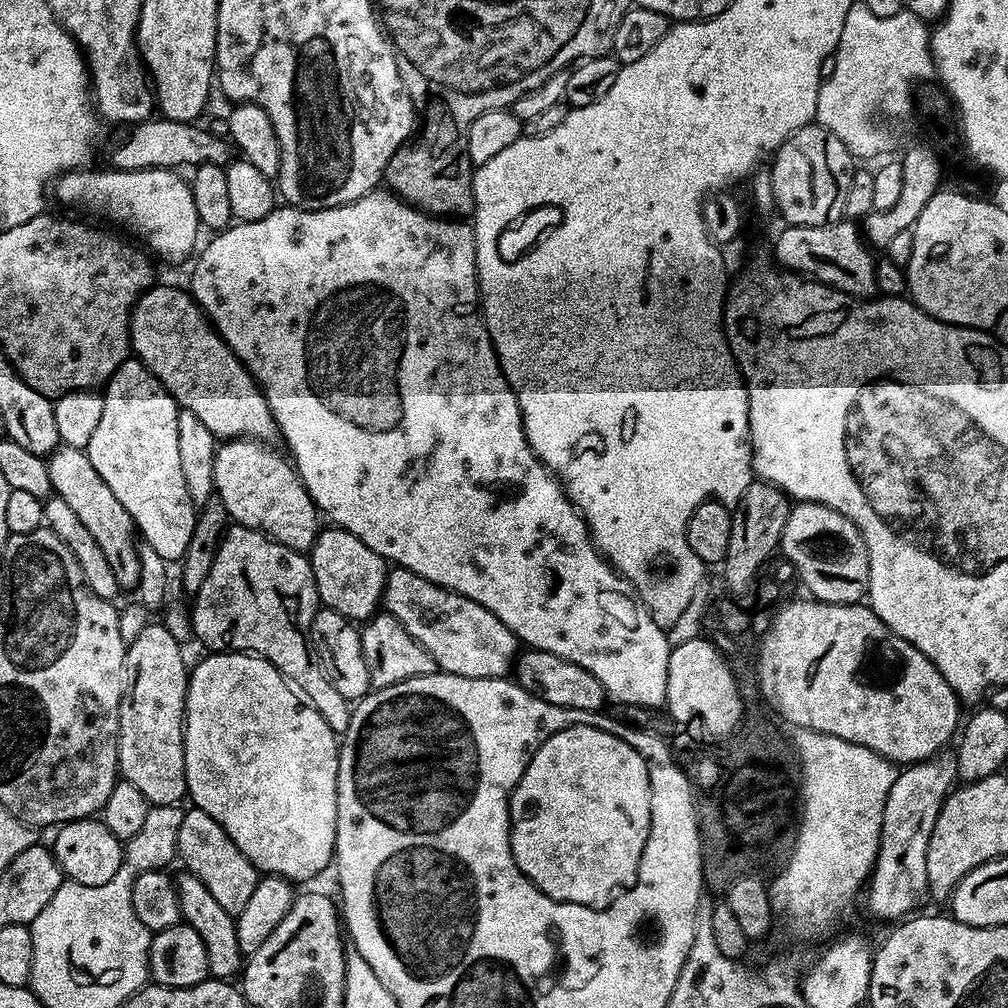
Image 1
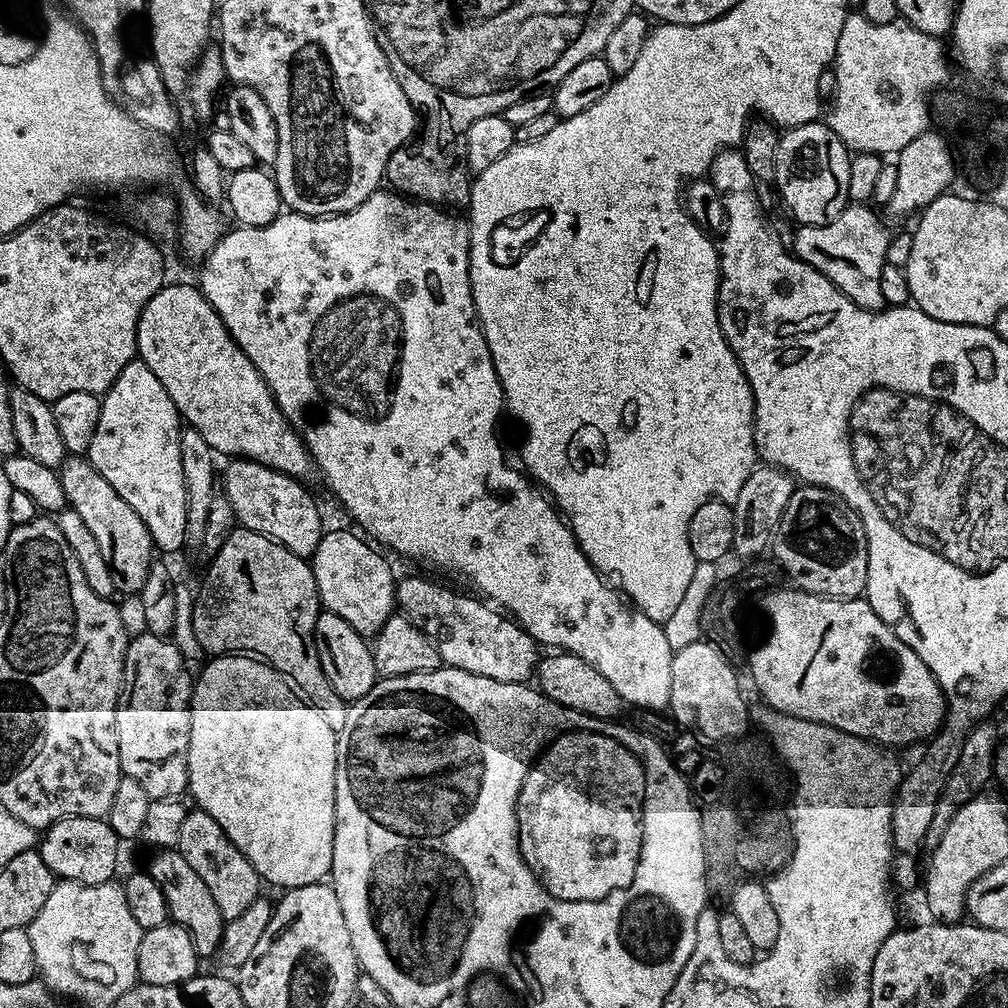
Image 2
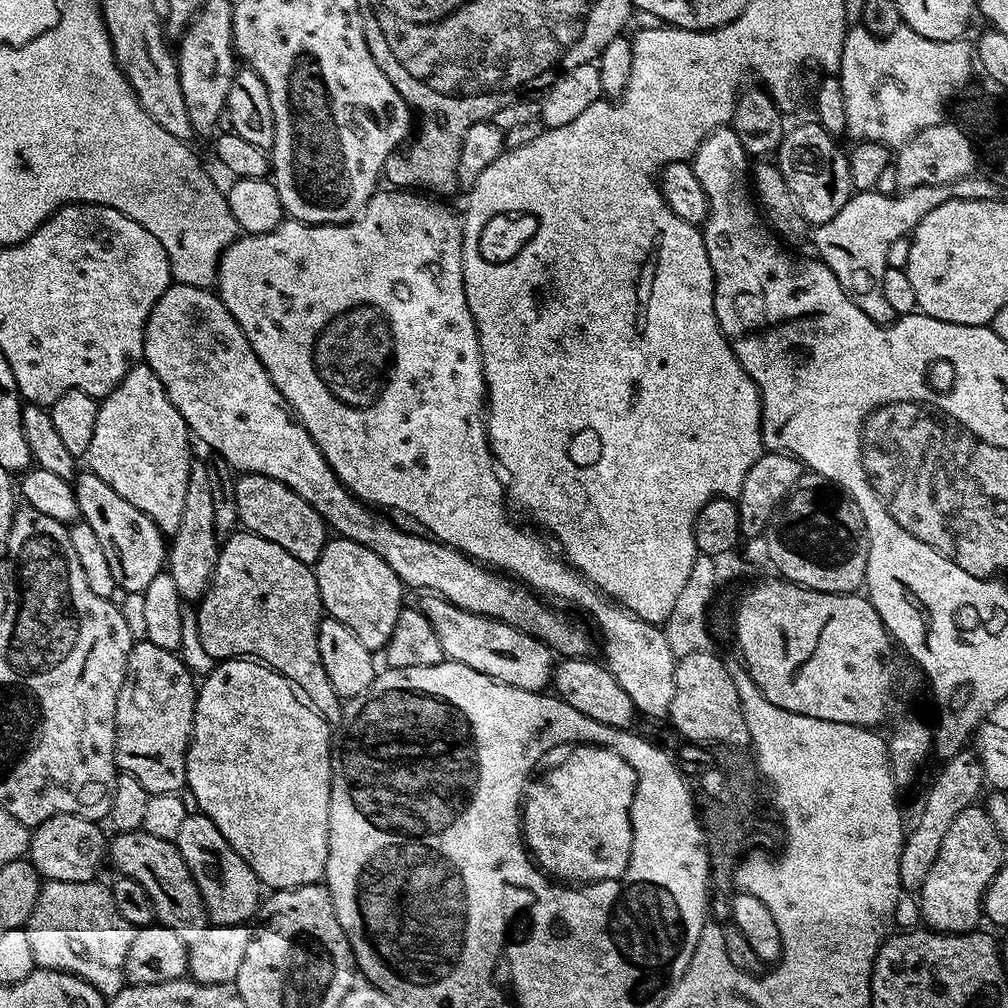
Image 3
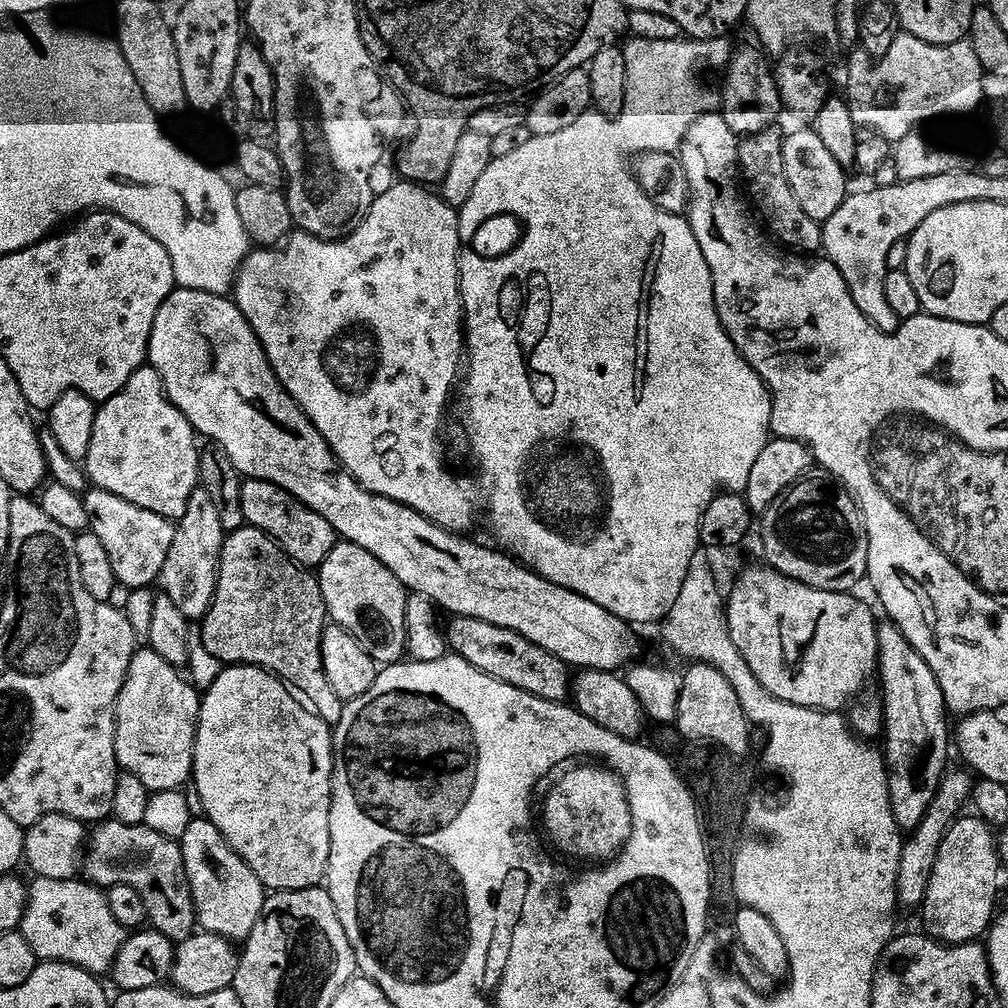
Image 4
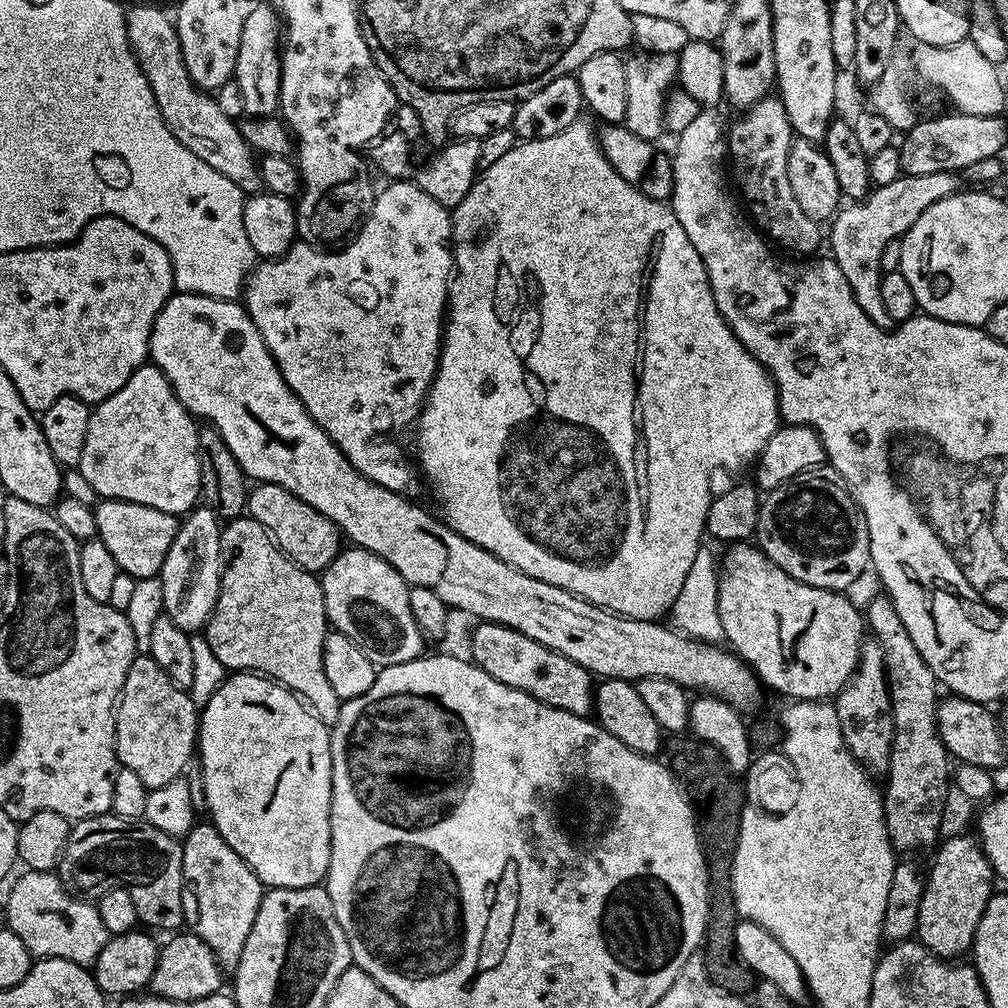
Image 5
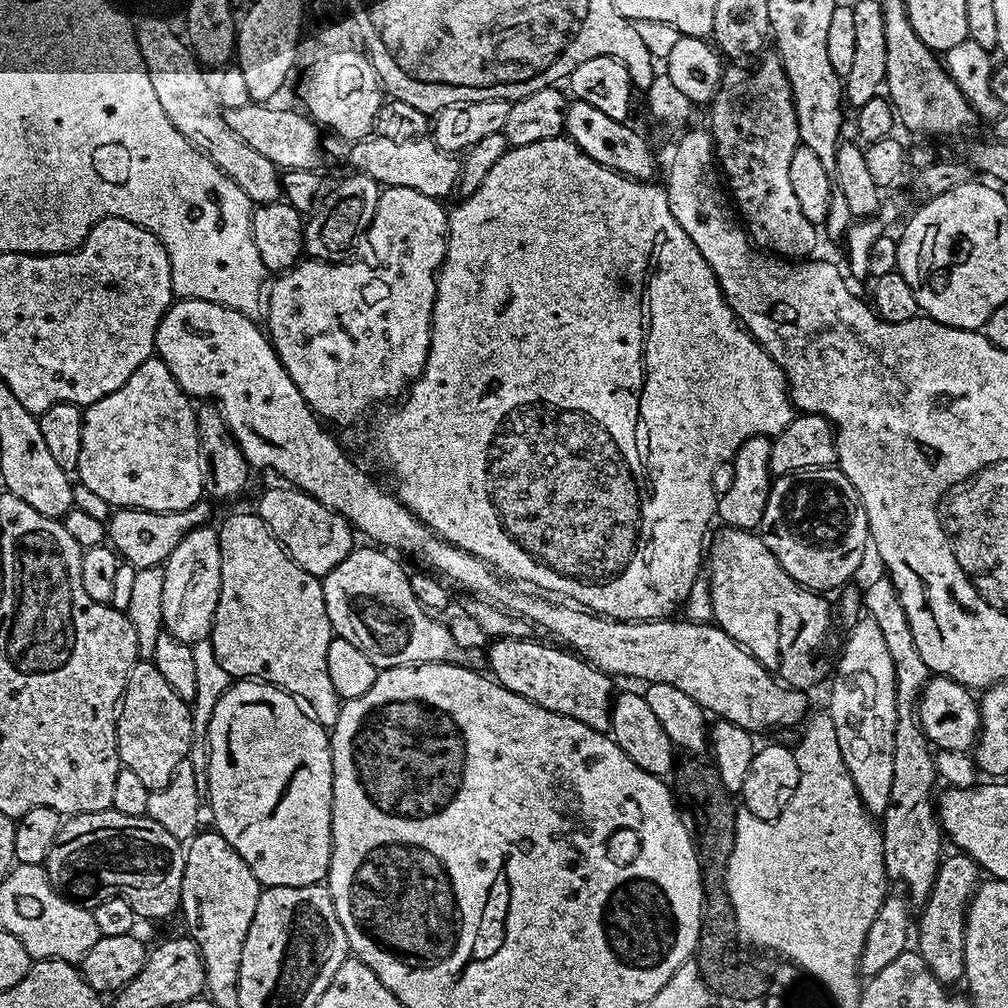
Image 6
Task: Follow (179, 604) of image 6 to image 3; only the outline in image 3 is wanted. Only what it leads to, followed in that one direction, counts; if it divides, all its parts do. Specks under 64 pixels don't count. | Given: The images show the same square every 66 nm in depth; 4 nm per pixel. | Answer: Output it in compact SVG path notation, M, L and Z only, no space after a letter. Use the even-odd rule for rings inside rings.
M193 463L186 482L182 522L178 522L178 530L171 537L170 547L166 552L166 570L172 576L181 600L185 602L196 602L203 597L212 582L212 567L216 565L218 541L215 536L213 494L207 470L207 463Z

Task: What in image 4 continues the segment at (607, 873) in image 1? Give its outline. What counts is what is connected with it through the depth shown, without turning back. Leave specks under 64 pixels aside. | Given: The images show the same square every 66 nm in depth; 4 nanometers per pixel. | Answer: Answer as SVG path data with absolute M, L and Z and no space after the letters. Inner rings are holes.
M580 762L577 768L572 768L544 796L544 832L548 835L547 843L565 852L568 856L577 856L580 862L607 862L619 849L623 848L632 829L630 806L626 798L624 783L620 777L607 766L596 762Z

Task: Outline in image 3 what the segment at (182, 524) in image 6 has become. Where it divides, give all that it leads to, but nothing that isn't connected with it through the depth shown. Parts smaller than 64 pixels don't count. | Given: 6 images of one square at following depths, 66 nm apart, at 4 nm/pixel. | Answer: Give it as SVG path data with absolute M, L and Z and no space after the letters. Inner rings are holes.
M84 470L75 477L74 487L78 498L78 510L80 511L83 523L90 525L94 529L94 534L98 534L98 543L102 545L102 550L106 554L106 562L110 565L110 574L114 574L114 582L121 593L143 593L146 586L150 586L153 578L158 578L160 572L166 568L166 536L160 531L159 526L142 510L130 506L126 498L122 498L113 488L106 486L98 474L90 470Z

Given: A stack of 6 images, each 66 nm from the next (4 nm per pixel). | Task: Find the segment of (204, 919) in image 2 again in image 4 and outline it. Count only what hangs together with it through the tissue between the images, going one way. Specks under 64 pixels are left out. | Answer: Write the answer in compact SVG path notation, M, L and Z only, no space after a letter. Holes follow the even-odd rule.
M105 818L93 828L96 829L93 832L91 829L86 840L86 851L82 857L83 879L104 890L115 884L134 886L134 890L138 890L138 894L142 894L142 902L146 902L147 923L151 927L173 942L179 942L191 936L197 927L196 915L179 843L173 837L163 836L158 830L148 828L143 823L127 824Z

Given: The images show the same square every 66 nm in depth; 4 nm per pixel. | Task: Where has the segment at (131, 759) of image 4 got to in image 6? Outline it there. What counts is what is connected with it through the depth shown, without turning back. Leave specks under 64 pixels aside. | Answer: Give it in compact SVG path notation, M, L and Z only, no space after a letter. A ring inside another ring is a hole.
M138 662L130 670L124 698L120 701L119 709L116 713L116 745L120 755L121 765L130 770L148 787L149 792L162 790L171 782L173 774L181 764L185 763L188 751L194 748L192 742L192 710L189 701L178 698L162 678L162 673L156 669L151 662Z

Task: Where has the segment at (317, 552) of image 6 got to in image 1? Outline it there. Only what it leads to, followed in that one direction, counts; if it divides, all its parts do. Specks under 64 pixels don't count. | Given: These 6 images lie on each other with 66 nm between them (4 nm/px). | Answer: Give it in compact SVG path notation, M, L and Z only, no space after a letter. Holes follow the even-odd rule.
M237 438L223 441L214 458L215 495L235 523L263 532L296 552L307 553L322 531L321 513L287 455L279 456L271 443Z

